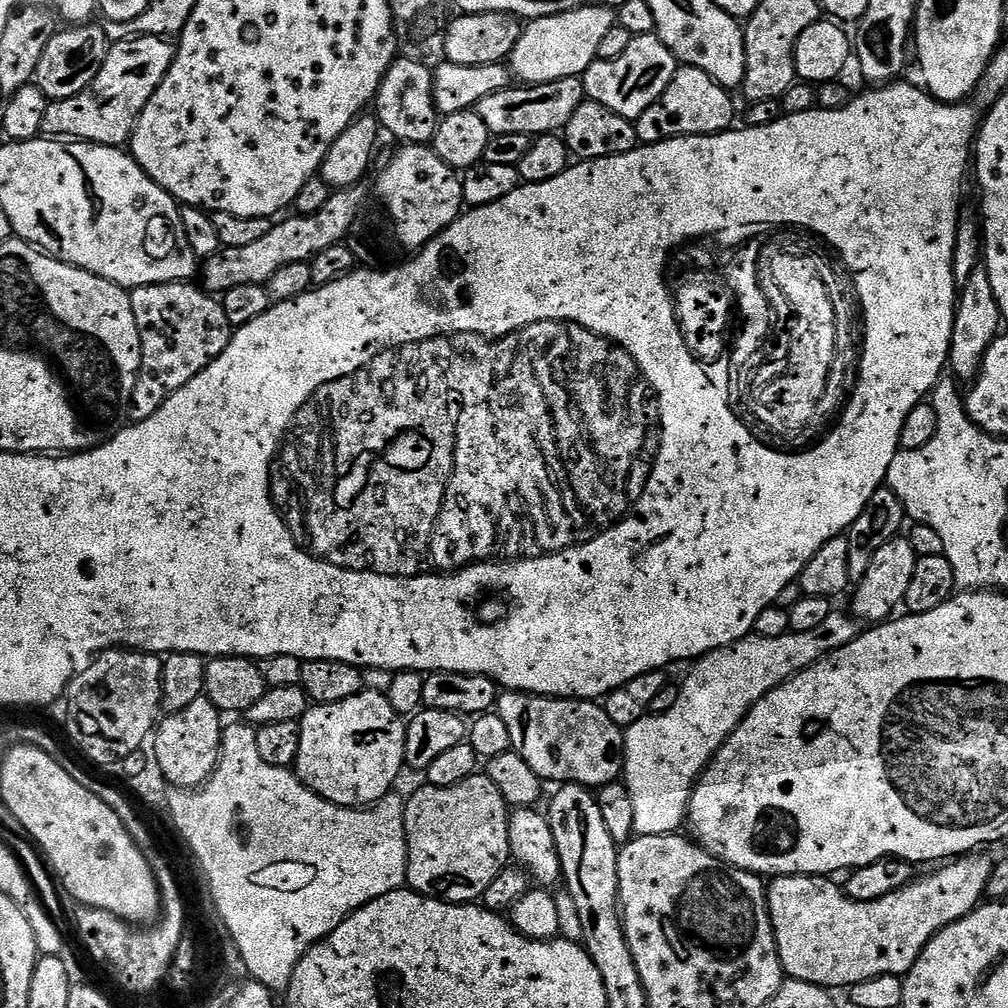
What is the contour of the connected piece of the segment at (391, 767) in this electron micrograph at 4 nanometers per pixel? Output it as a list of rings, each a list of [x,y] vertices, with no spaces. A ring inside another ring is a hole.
[[[365,690],[346,702],[312,704],[299,725],[302,742],[295,774],[326,802],[343,808],[375,806],[395,789],[400,771],[405,771],[408,725],[383,692]]]

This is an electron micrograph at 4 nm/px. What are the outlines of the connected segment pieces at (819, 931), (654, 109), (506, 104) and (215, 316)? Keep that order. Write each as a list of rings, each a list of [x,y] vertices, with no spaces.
[[[969,854],[967,856],[957,856],[951,862],[945,863],[937,872],[932,872],[929,876],[917,875],[909,884],[902,886],[898,890],[894,890],[890,894],[886,894],[882,898],[878,898],[874,902],[858,902],[852,900],[844,893],[843,887],[839,883],[835,884],[835,879],[826,876],[778,876],[775,877],[767,885],[768,894],[768,913],[770,914],[770,922],[774,926],[774,938],[778,946],[778,958],[784,967],[785,977],[801,980],[802,982],[810,982],[819,988],[829,990],[837,990],[836,988],[844,988],[851,990],[858,982],[866,982],[870,978],[878,978],[879,976],[898,976],[905,977],[908,971],[914,966],[914,962],[918,962],[918,958],[922,954],[922,950],[929,942],[938,935],[943,928],[950,926],[954,922],[958,922],[963,916],[969,916],[974,909],[980,907],[985,899],[988,883],[990,882],[990,874],[994,863],[993,857],[980,856],[984,854]]]
[[[677,67],[670,86],[634,121],[640,144],[657,144],[675,136],[715,136],[733,127],[729,89],[697,68]]]
[[[579,76],[558,78],[558,82],[509,86],[500,92],[490,94],[477,102],[474,111],[486,122],[489,133],[526,134],[533,138],[549,134],[563,133],[566,122],[574,115],[574,110],[586,99],[584,81]]]
[[[192,282],[151,284],[131,289],[132,309],[138,322],[142,362],[126,413],[129,421],[150,418],[170,394],[182,390],[190,378],[202,374],[226,350],[234,331],[223,303]]]

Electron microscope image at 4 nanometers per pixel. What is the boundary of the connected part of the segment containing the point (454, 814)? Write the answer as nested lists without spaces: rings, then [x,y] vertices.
[[[486,774],[466,778],[458,782],[458,786],[439,788],[425,783],[423,787],[412,797],[409,795],[404,806],[404,825],[408,839],[407,887],[413,892],[434,896],[450,904],[471,904],[479,901],[490,882],[494,882],[501,870],[510,864],[510,805],[505,802],[498,786],[494,786],[494,782]]]

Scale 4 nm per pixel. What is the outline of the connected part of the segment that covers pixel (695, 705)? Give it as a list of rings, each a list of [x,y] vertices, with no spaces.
[[[833,610],[830,618],[815,630],[789,631],[782,638],[762,638],[758,635],[744,637],[736,644],[719,648],[701,656],[679,685],[678,702],[663,714],[649,714],[634,722],[624,733],[623,783],[630,790],[634,802],[634,833],[636,836],[670,836],[685,827],[688,815],[688,799],[705,768],[712,762],[716,751],[730,738],[730,734],[744,721],[744,716],[767,692],[784,684],[791,676],[797,676],[803,668],[816,664],[831,652],[844,648],[860,635],[862,628],[855,616],[847,611]]]

